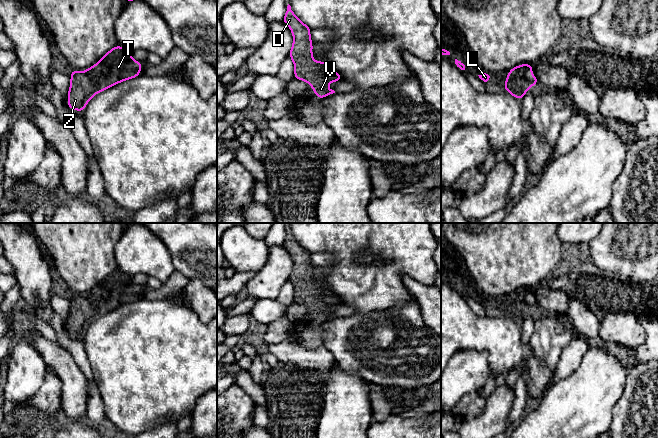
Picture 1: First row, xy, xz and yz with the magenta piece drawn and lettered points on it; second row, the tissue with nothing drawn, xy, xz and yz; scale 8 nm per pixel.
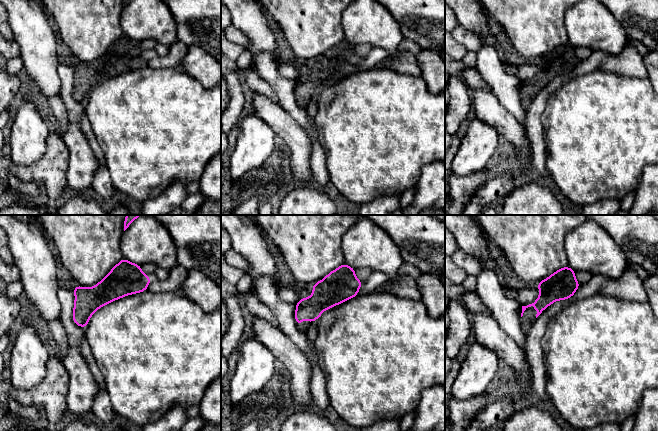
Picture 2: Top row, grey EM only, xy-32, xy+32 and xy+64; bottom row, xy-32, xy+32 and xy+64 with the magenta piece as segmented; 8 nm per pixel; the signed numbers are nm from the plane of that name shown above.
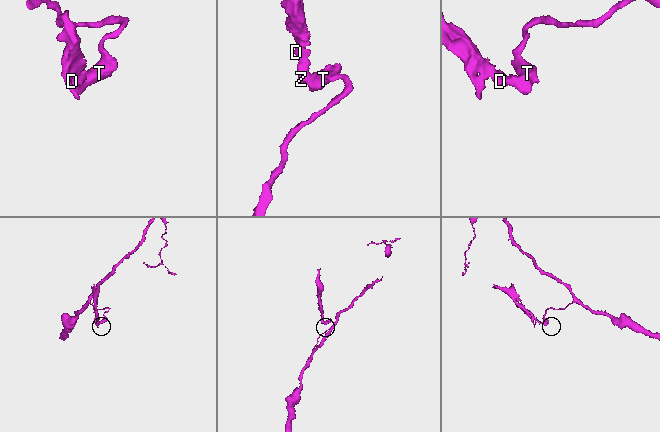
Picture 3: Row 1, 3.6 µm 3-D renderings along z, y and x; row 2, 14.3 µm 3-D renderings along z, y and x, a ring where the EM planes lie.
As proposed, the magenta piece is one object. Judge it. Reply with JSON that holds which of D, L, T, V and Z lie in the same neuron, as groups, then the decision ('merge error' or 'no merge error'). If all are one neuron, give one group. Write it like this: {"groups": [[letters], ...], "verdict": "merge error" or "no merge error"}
{"groups": [["D", "L", "T", "V", "Z"]], "verdict": "no merge error"}

